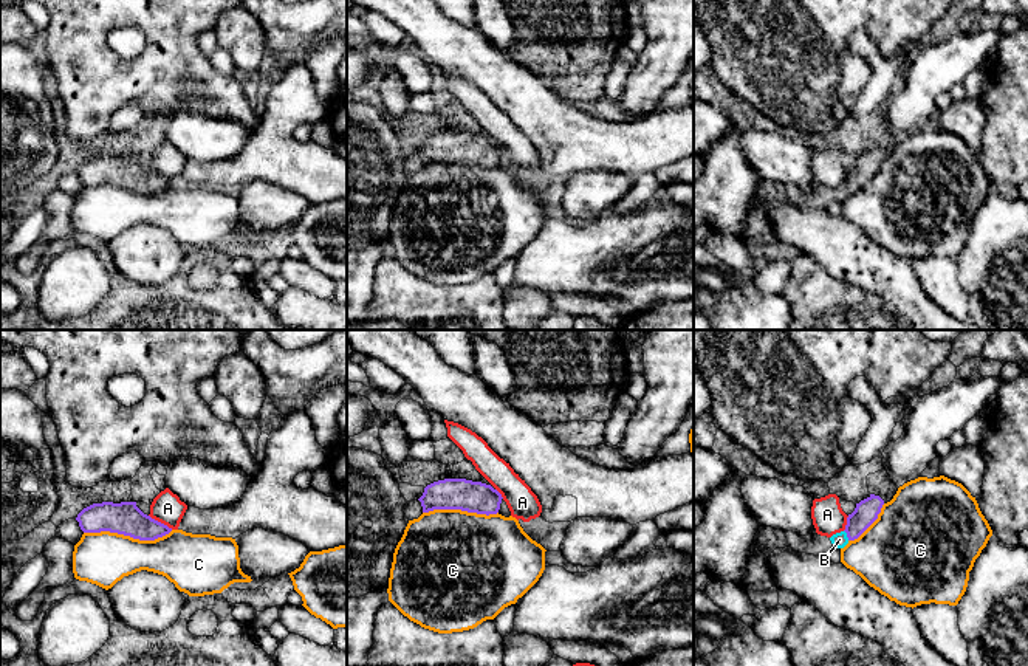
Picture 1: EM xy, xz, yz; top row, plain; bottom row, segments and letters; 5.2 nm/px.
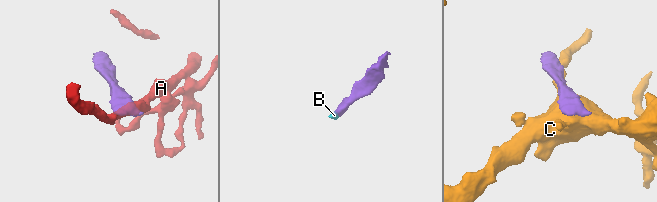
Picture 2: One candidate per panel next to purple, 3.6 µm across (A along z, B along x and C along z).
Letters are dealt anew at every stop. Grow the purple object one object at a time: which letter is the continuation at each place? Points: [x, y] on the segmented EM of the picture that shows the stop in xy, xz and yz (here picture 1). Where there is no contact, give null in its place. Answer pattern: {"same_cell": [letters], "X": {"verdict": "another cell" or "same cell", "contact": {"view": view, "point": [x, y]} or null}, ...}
{"same_cell": ["B"], "A": {"verdict": "another cell", "contact": {"view": "xy", "point": [160, 522]}}, "B": {"verdict": "same cell", "contact": {"view": "yz", "point": [847, 535]}}, "C": {"verdict": "another cell", "contact": {"view": "xy", "point": [127, 535]}}}

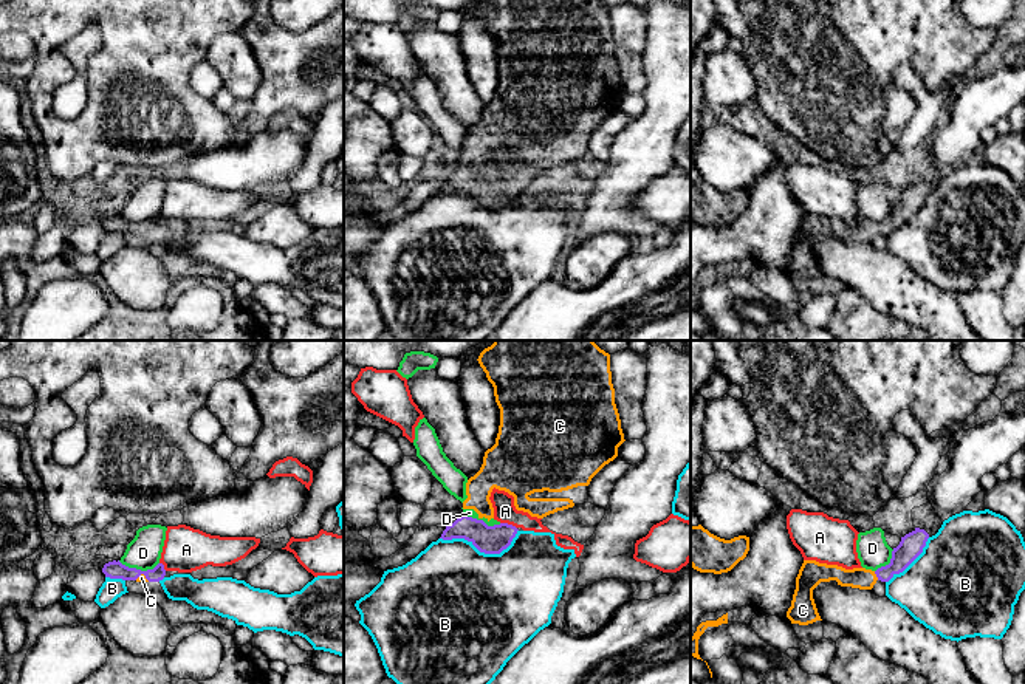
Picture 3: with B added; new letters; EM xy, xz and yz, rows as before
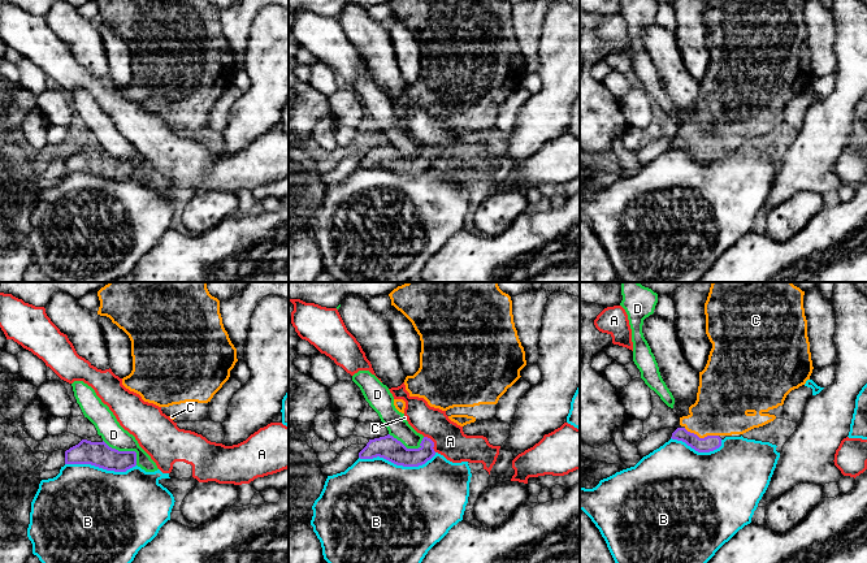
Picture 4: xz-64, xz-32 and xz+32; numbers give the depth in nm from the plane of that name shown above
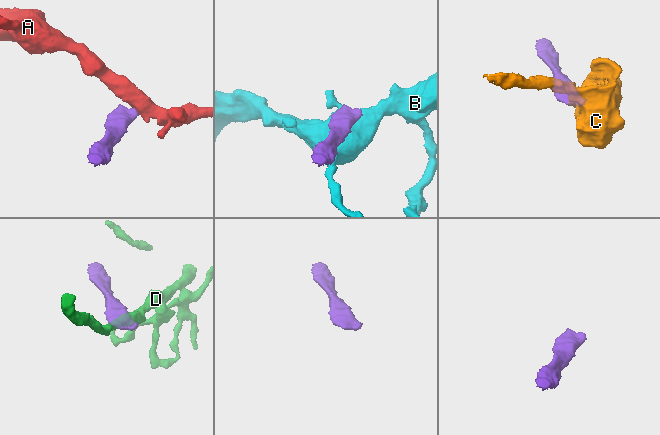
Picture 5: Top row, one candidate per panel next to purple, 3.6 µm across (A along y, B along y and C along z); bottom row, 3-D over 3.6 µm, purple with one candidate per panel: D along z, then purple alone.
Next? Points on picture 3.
{"same_cell": ["C"], "A": {"verdict": "another cell", "contact": {"view": "xz", "point": [507, 523]}}, "B": {"verdict": "another cell", "contact": {"view": "xz", "point": [482, 551]}}, "C": {"verdict": "same cell", "contact": {"view": "yz", "point": [877, 576]}}, "D": {"verdict": "another cell", "contact": {"view": "xy", "point": [138, 570]}}}

